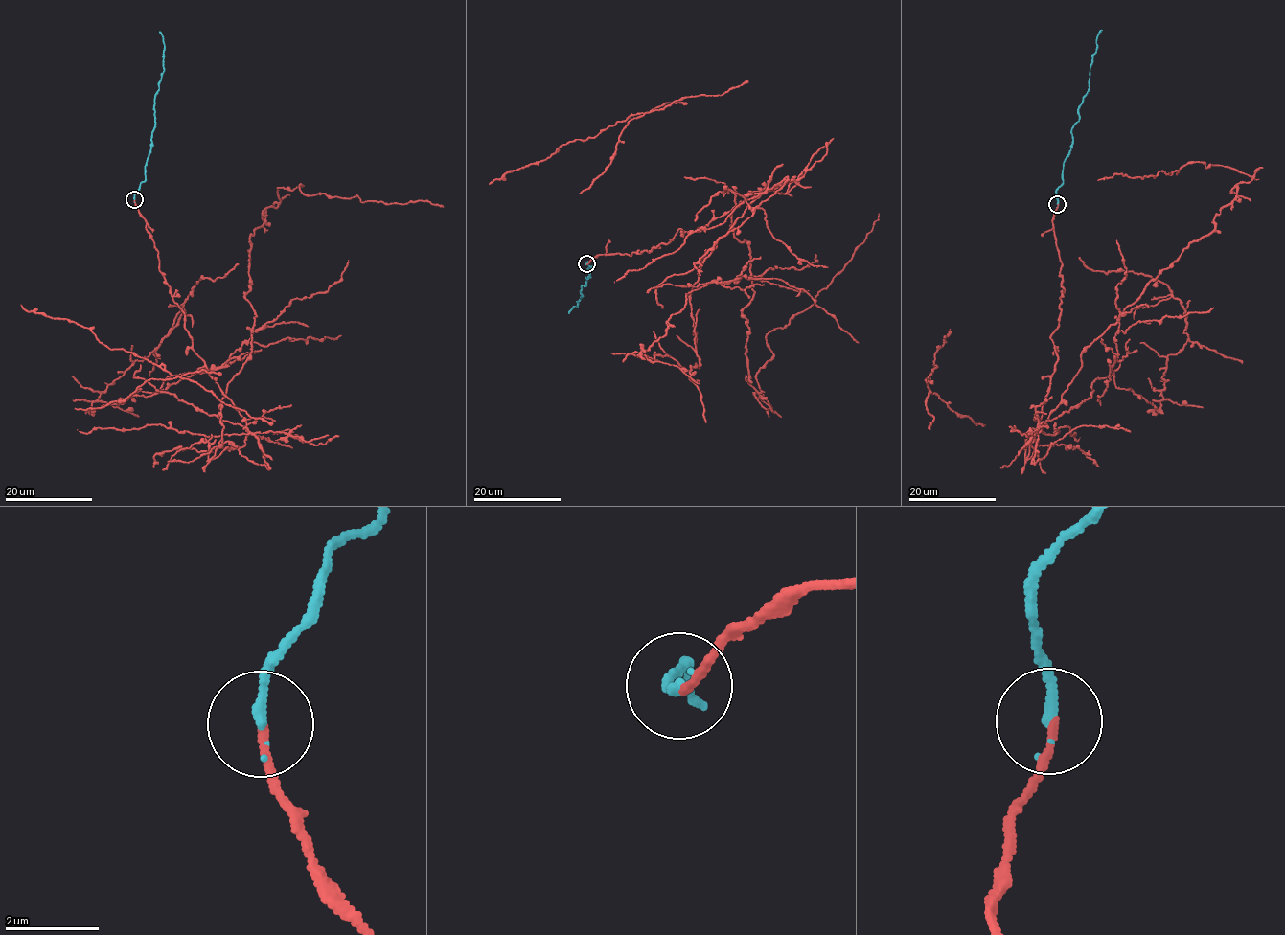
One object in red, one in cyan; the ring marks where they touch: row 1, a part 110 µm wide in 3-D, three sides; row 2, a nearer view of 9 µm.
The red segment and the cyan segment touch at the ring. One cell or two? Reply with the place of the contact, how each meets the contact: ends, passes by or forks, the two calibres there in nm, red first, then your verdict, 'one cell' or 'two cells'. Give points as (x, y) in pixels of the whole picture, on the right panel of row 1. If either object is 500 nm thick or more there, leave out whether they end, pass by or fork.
place (1057, 204); red ends; cyan ends; calibres 170 and 220 nm; two cells

